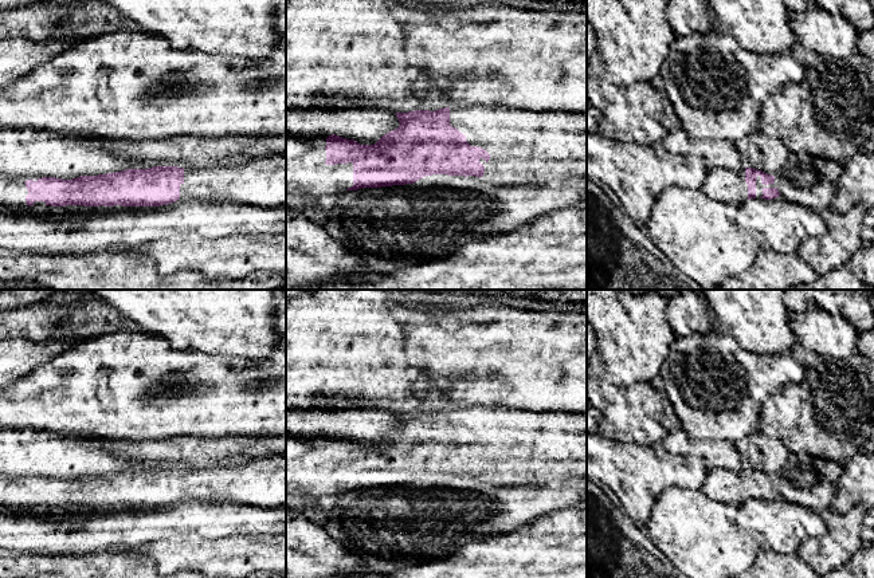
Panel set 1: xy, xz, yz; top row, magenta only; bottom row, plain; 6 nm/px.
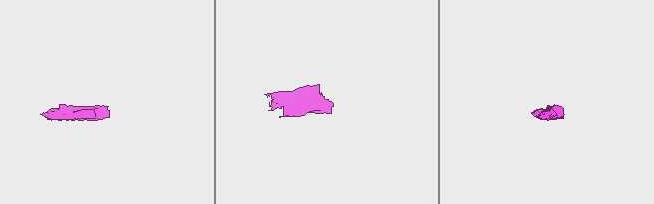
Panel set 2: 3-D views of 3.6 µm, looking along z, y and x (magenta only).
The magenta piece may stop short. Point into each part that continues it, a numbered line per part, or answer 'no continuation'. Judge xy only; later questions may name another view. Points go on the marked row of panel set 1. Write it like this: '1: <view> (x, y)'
1: xy (262, 181)
2: xy (12, 189)

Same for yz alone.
1: yz (759, 187)

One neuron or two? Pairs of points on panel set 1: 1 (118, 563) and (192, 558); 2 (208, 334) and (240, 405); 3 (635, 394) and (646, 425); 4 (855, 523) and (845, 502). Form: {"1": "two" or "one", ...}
{"1": "two", "2": "two", "3": "one", "4": "two"}

